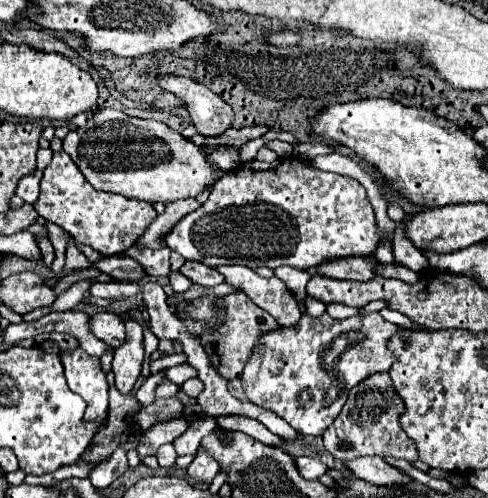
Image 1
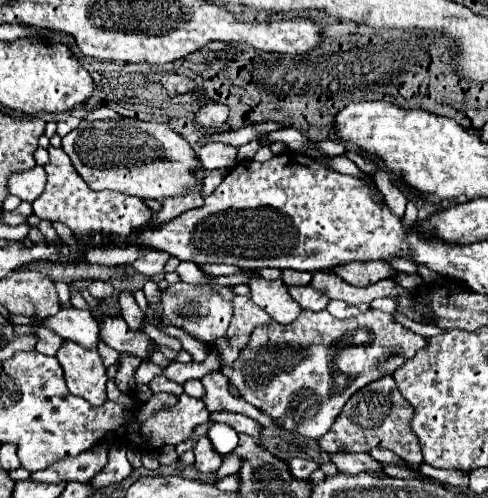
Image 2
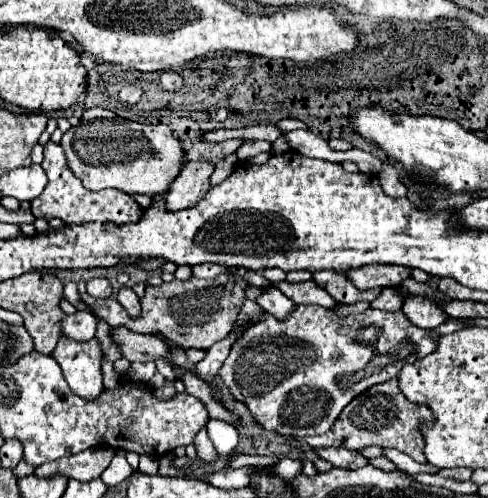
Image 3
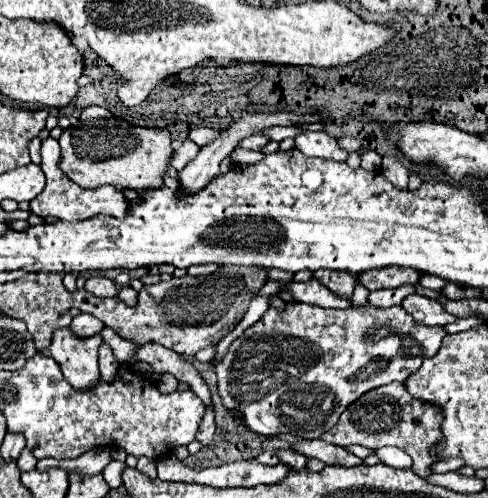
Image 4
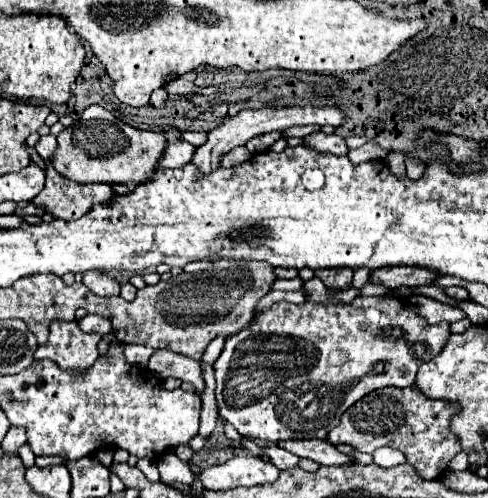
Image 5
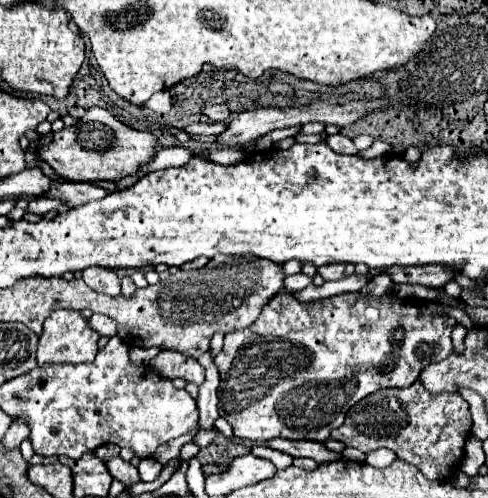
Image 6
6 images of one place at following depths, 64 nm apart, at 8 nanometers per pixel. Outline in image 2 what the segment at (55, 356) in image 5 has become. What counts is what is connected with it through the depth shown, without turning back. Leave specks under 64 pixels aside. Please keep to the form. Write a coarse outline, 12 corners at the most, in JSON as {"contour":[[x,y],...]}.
{"contour":[[66,340],[56,352],[72,394],[106,402],[106,368],[96,350]]}

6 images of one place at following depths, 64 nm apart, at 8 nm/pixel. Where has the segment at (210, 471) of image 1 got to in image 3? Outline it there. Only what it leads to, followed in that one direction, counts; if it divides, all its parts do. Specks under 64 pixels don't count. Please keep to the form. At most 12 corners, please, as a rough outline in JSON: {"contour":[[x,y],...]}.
{"contour":[[206,428],[196,434],[198,458],[206,464],[218,458]]}

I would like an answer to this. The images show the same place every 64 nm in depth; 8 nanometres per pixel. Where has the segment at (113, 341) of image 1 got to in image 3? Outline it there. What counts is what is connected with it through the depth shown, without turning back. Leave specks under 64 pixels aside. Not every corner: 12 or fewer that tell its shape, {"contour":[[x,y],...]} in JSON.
{"contour":[[112,328],[110,336],[128,362],[164,356],[168,346],[156,336]]}

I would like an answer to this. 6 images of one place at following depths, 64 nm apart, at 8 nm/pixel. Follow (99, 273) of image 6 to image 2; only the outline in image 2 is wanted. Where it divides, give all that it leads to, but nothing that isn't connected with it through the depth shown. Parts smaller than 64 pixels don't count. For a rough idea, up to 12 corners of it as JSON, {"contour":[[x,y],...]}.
{"contour":[[102,280],[88,286],[94,298],[100,300],[114,296],[110,282]]}

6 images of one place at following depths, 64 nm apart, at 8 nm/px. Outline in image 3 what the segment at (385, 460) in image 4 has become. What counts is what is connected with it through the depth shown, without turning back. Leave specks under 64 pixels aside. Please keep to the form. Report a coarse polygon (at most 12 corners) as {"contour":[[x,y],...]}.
{"contour":[[384,450],[386,458],[392,460],[400,470],[418,474],[434,474],[436,468],[430,464],[418,464],[410,456]]}

